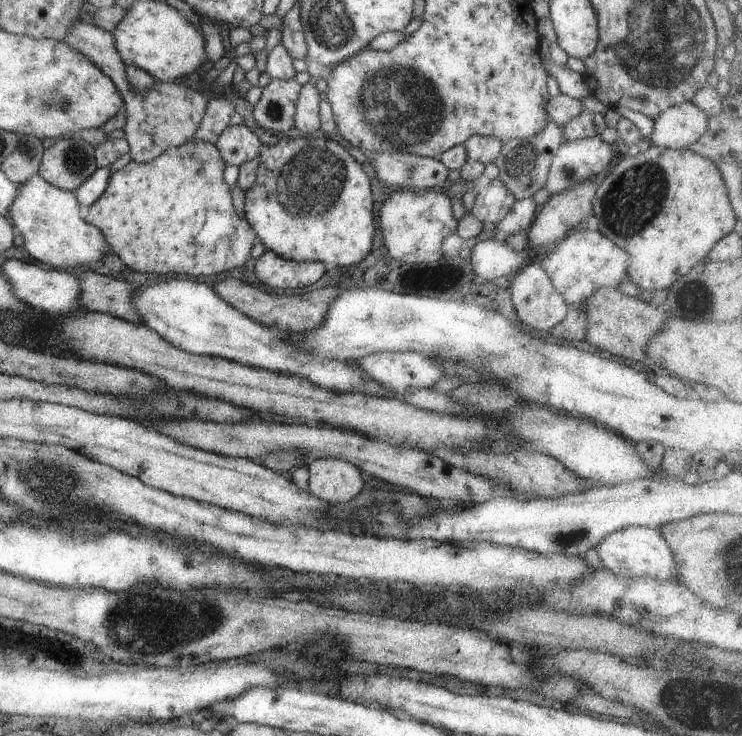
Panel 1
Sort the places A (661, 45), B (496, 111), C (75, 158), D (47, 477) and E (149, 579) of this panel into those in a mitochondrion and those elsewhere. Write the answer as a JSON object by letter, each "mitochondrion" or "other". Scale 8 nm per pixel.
{"A":"mitochondrion","B":"other","C":"mitochondrion","D":"mitochondrion","E":"mitochondrion"}

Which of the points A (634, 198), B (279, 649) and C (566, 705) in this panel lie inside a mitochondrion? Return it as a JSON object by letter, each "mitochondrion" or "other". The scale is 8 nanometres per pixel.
{"A":"mitochondrion","B":"other","C":"other"}

